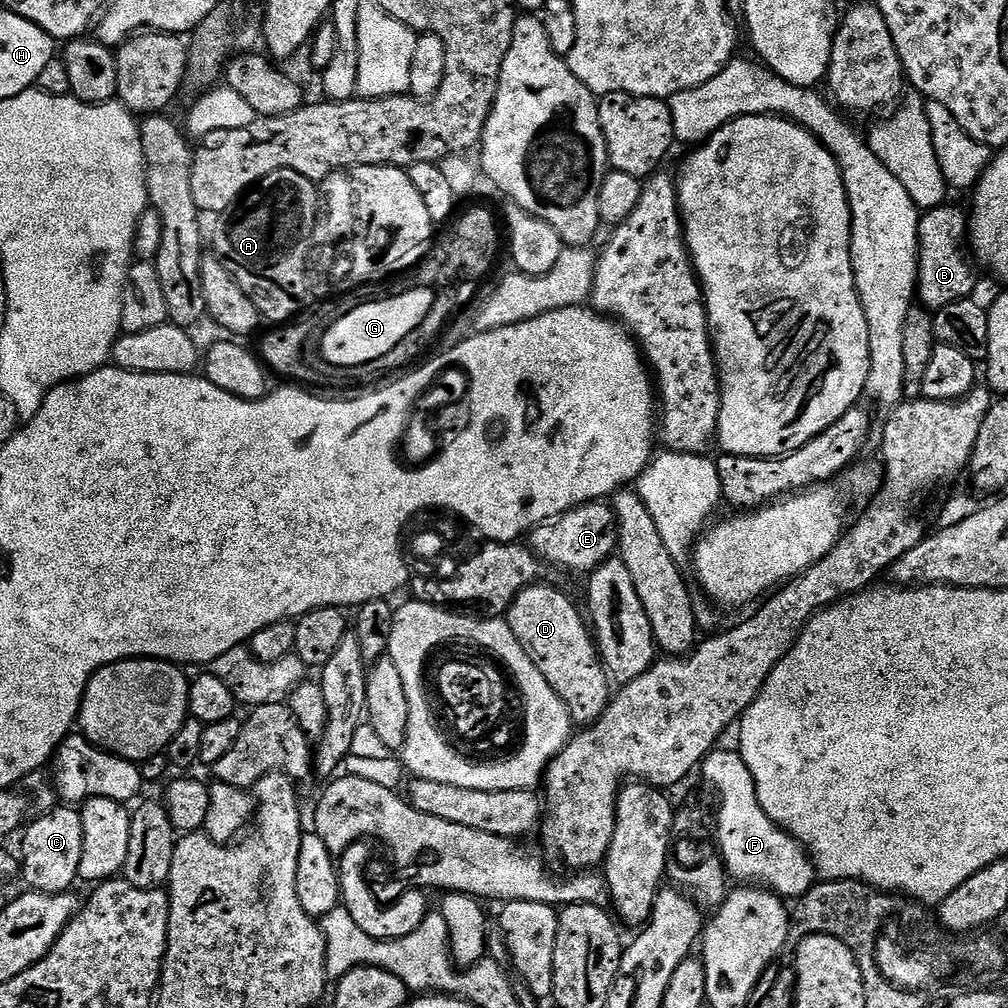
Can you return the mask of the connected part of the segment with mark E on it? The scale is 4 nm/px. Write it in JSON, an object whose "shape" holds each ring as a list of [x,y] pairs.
{"shape":[[[608,502],[579,504],[555,522],[541,524],[530,536],[532,551],[545,565],[557,564],[560,568],[570,568],[574,572],[584,572],[583,574],[591,574],[600,564],[613,559],[619,543],[620,531],[616,529],[616,513]]]}

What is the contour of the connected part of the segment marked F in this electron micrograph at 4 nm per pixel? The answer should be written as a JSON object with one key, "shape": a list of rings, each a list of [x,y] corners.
{"shape":[[[723,746],[717,747],[705,756],[702,765],[703,771],[705,782],[716,791],[716,796],[720,799],[720,809],[714,812],[714,836],[717,841],[720,839],[718,850],[722,855],[729,877],[736,882],[747,882],[752,886],[766,888],[781,898],[807,897],[808,891],[812,889],[813,883],[817,879],[816,869],[813,868],[804,845],[799,844],[784,829],[779,828],[766,814],[766,810],[762,810],[762,806],[758,802],[756,783],[739,751],[732,749],[731,752],[730,749],[723,748]]]}

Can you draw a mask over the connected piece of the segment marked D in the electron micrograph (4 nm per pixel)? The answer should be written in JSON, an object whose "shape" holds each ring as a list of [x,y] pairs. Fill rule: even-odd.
{"shape":[[[533,586],[516,595],[516,601],[509,606],[506,613],[508,625],[510,630],[514,630],[514,638],[518,638],[518,642],[526,650],[526,654],[532,659],[534,666],[538,666],[542,678],[546,678],[546,682],[550,682],[550,686],[556,691],[558,698],[562,698],[573,721],[580,726],[591,726],[608,709],[610,677],[604,667],[604,661],[600,659],[593,633],[582,612],[582,617],[580,617],[579,610],[558,589],[540,587]]]}

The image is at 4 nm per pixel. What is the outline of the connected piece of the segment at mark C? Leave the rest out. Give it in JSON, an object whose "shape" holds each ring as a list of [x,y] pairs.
{"shape":[[[60,806],[23,829],[24,841],[18,851],[18,868],[24,872],[27,887],[34,892],[64,894],[72,883],[80,880],[78,866],[82,866],[82,818],[79,811],[72,806]]]}

